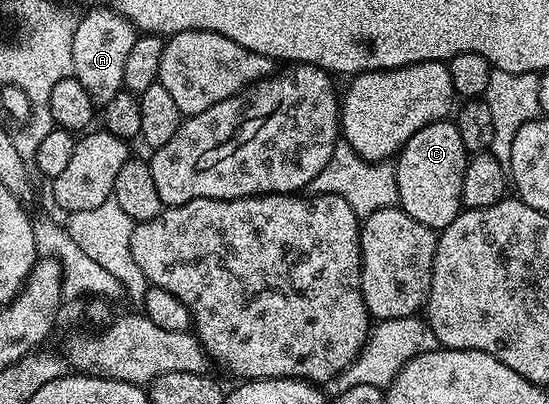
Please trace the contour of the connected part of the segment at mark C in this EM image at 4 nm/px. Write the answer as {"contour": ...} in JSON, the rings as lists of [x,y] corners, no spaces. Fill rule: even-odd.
{"contour":[[[440,121],[417,129],[394,160],[398,206],[409,213],[413,221],[421,221],[421,225],[436,229],[448,227],[463,207],[461,181],[465,181],[468,158],[469,153],[465,145],[461,145],[461,133],[457,133],[454,122]]]}

